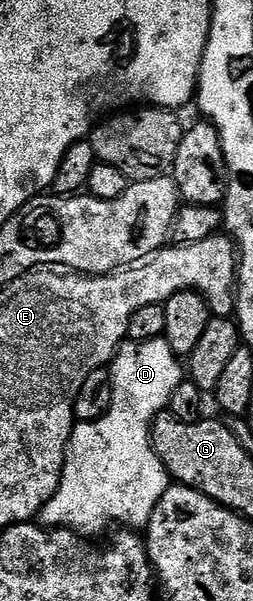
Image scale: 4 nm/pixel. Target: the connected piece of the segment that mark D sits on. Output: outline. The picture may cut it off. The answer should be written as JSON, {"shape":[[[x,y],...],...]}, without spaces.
{"shape":[[[165,339],[138,341],[137,343],[125,341],[120,344],[120,349],[116,352],[116,358],[113,359],[110,364],[110,374],[112,377],[112,404],[108,412],[100,419],[95,419],[93,423],[76,423],[75,426],[73,426],[72,436],[70,437],[68,448],[64,454],[64,472],[60,478],[60,484],[54,493],[54,497],[40,510],[38,516],[39,522],[49,529],[53,527],[63,527],[66,531],[75,531],[76,534],[81,537],[96,537],[92,535],[100,535],[107,527],[113,526],[112,528],[115,528],[117,525],[124,529],[147,528],[150,517],[158,505],[158,501],[162,501],[166,489],[170,486],[168,471],[164,468],[162,461],[156,456],[152,448],[152,420],[167,408],[174,389],[178,389],[178,385],[185,382],[186,371],[182,366],[181,360],[174,353],[174,349],[170,349],[170,345]]]}

